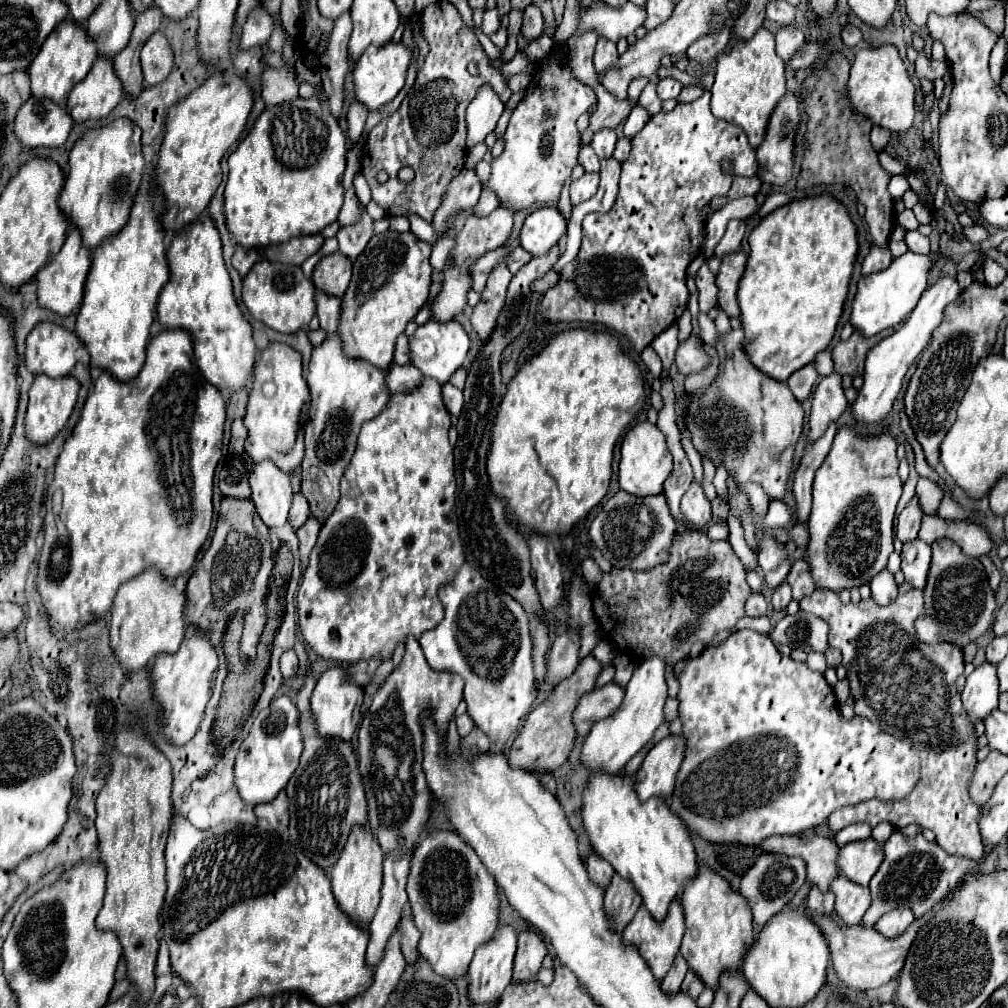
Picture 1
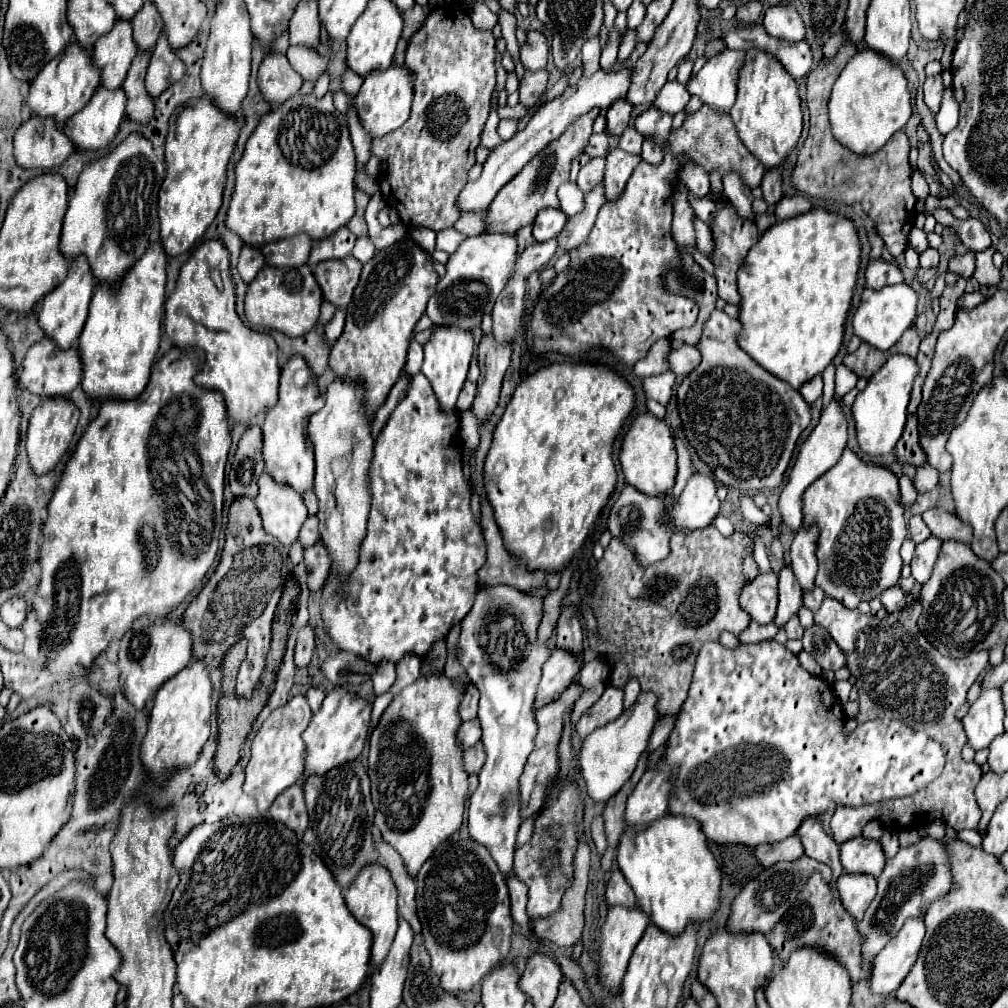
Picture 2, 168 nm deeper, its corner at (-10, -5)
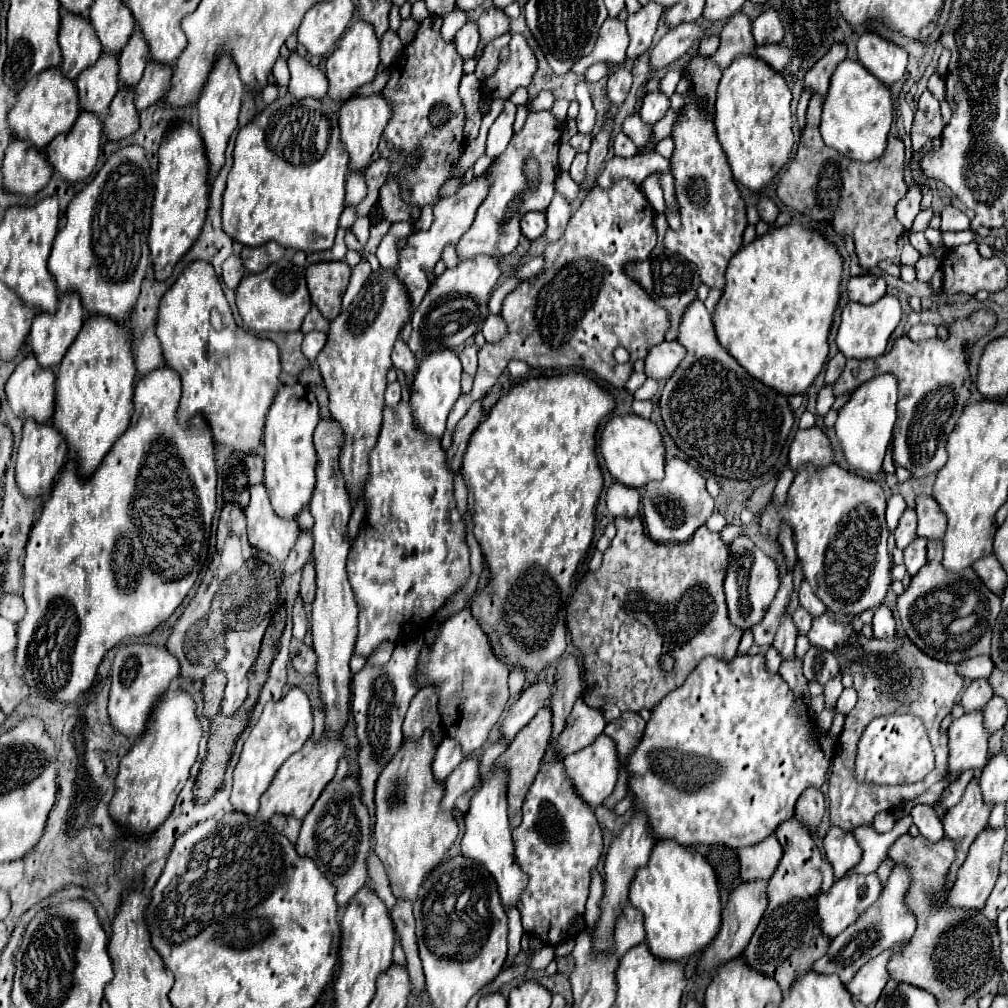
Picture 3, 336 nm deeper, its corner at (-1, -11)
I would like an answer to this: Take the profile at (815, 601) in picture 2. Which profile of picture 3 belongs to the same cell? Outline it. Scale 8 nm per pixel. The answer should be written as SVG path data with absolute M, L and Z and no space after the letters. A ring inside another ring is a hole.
M798 607L792 615L794 619L794 625L798 627L798 633L808 633L810 631L810 625L812 625L812 619L810 619L810 613L804 609L804 607Z

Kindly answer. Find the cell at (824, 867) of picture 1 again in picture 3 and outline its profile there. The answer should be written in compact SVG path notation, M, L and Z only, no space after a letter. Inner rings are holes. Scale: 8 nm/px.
M770 835L770 839L764 839L758 845L738 849L740 879L742 881L770 879L778 867L780 857L782 857L782 847L774 835Z

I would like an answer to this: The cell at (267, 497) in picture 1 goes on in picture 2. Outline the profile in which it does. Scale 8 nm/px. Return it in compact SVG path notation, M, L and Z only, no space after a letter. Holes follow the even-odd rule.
M263 473L259 477L259 495L255 503L263 519L263 529L289 547L307 519L307 507L301 493Z

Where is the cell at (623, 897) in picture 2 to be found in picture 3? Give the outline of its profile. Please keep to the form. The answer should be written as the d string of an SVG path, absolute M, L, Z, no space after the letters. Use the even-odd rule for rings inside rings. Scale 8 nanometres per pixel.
M632 905L624 907L624 915L620 917L618 925L616 925L616 955L622 957L628 949L632 949L634 945L640 945L646 937L644 933L644 917L638 909L634 909Z

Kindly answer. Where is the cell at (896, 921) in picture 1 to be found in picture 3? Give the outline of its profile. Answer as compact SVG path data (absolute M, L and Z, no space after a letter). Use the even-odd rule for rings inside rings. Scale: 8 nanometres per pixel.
M896 945L896 947L880 953L878 957L870 959L870 963L862 965L858 969L858 973L854 975L854 979L846 985L850 995L854 999L858 999L860 1003L864 1003L864 1005L876 1003L884 985L886 985L886 981L888 981L888 977L890 977L888 971L886 971L886 963L900 949L902 949L902 945Z

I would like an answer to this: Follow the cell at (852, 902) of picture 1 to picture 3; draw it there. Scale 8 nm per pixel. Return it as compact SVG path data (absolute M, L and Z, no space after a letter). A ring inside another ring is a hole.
M852 873L844 879L836 881L828 891L824 891L818 897L818 917L820 917L822 933L826 937L834 939L838 933L842 933L846 927L850 927L858 919L858 915L862 915L878 899L880 891L882 891L882 883L876 873L868 873L868 875Z

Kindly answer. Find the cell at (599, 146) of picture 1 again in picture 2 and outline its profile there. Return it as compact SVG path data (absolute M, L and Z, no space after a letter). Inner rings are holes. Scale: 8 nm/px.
M625 99L615 101L615 105L611 105L611 109L607 111L607 133L611 133L613 137L621 137L625 133L625 129L629 127L629 119L631 119L631 105Z

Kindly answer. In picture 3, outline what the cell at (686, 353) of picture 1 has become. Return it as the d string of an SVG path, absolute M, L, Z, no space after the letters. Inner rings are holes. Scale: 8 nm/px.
M662 341L650 347L648 355L644 357L644 373L656 381L668 379L684 355L686 351L678 341Z

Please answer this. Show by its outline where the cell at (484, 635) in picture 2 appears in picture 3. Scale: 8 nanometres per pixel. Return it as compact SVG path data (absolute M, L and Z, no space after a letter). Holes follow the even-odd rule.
M502 741L490 745L486 753L482 755L480 761L480 777L484 779L482 787L476 791L476 795L470 801L470 811L466 813L466 833L462 837L462 855L482 863L490 875L498 883L498 893L502 899L502 905L516 907L520 903L522 891L526 889L526 873L520 871L518 861L514 857L514 845L512 845L512 835L510 835L510 825L508 825L508 813L506 813L506 781L508 775L506 771L492 769L492 763L498 759L498 755L506 749Z

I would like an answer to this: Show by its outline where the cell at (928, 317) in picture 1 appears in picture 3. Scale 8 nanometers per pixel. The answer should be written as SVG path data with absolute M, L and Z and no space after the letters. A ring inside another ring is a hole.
M878 375L868 383L860 385L852 393L850 401L838 413L834 429L836 429L840 449L846 461L858 471L878 473L882 469L882 461L890 445L892 429L896 423L896 389L898 385L894 375Z

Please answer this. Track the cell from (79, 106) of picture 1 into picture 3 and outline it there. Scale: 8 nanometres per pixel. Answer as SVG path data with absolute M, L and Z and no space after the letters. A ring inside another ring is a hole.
M82 111L68 135L58 135L46 155L56 173L68 183L78 183L90 177L96 167L102 145L102 123L96 115Z

